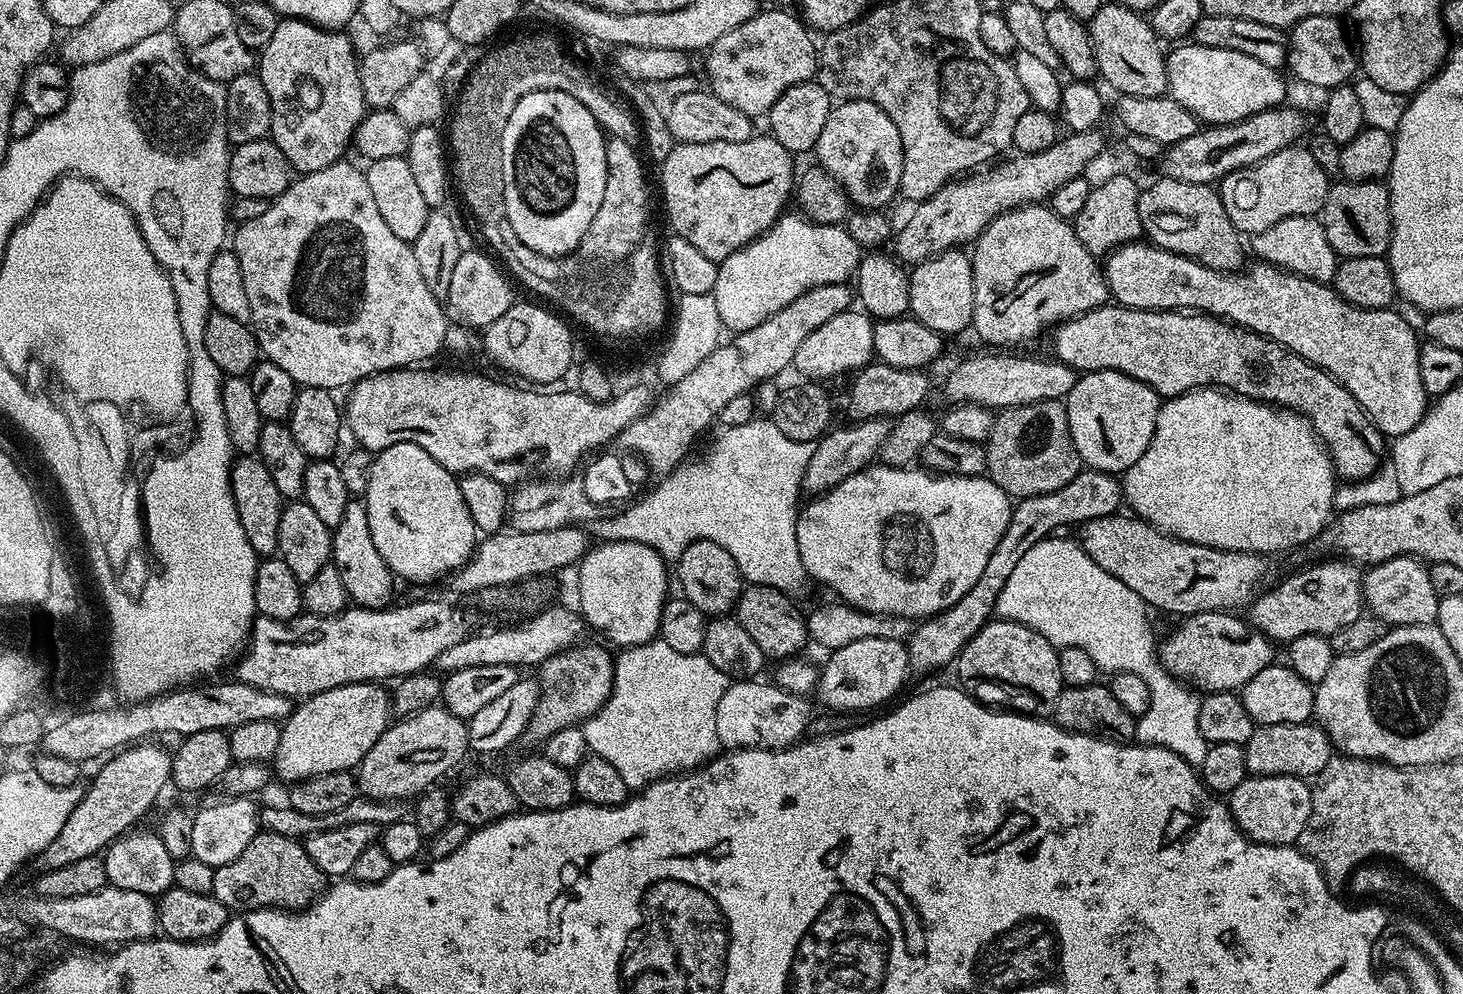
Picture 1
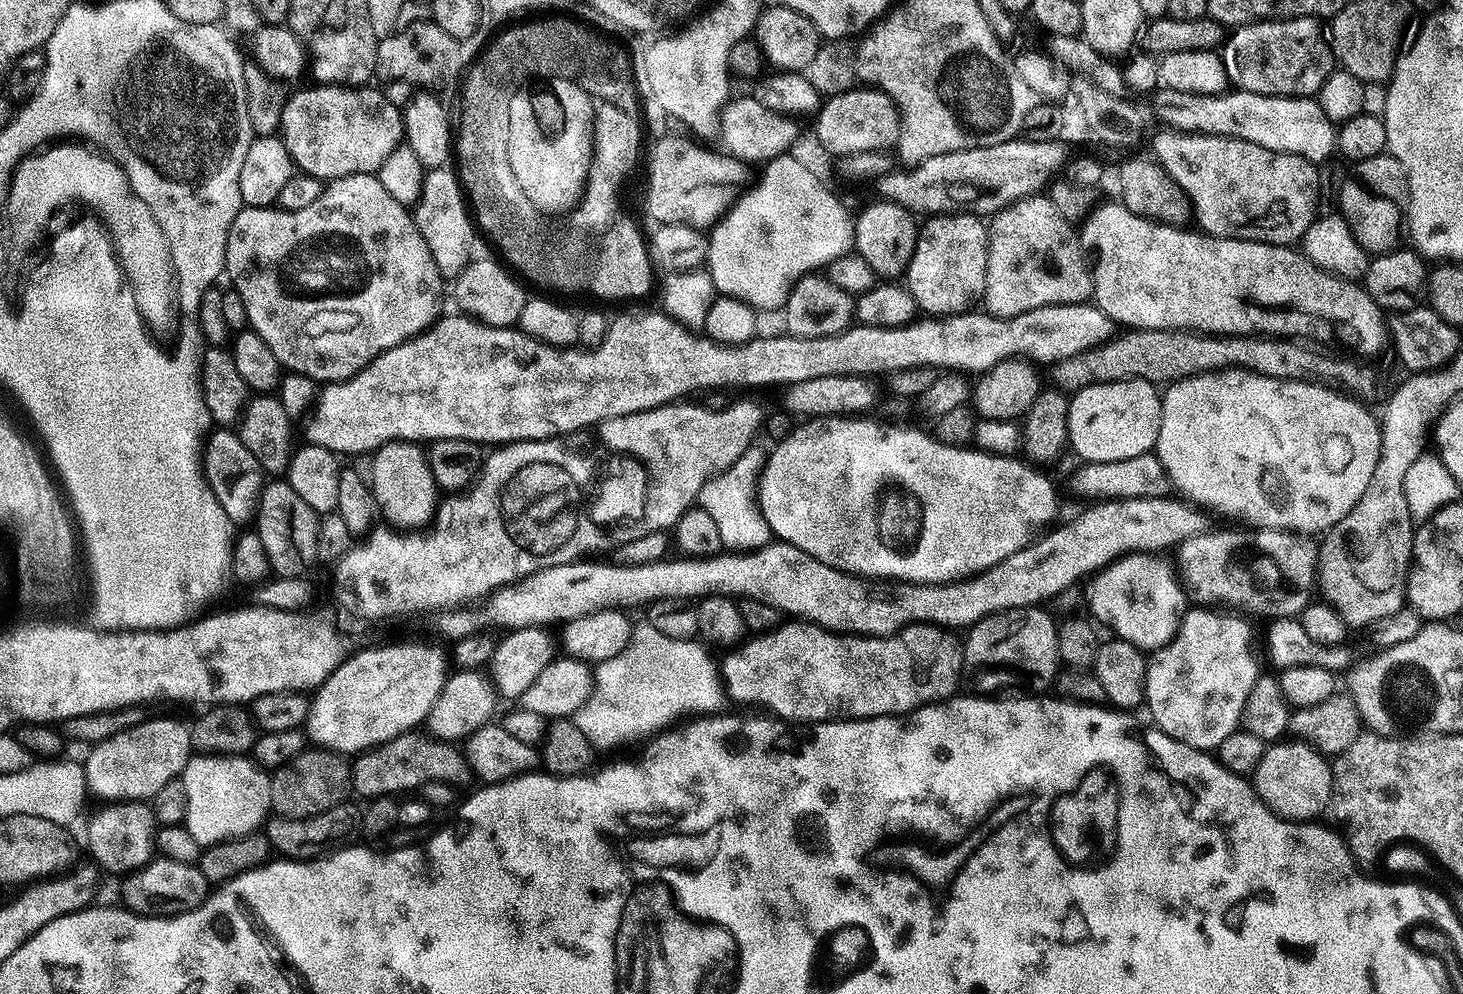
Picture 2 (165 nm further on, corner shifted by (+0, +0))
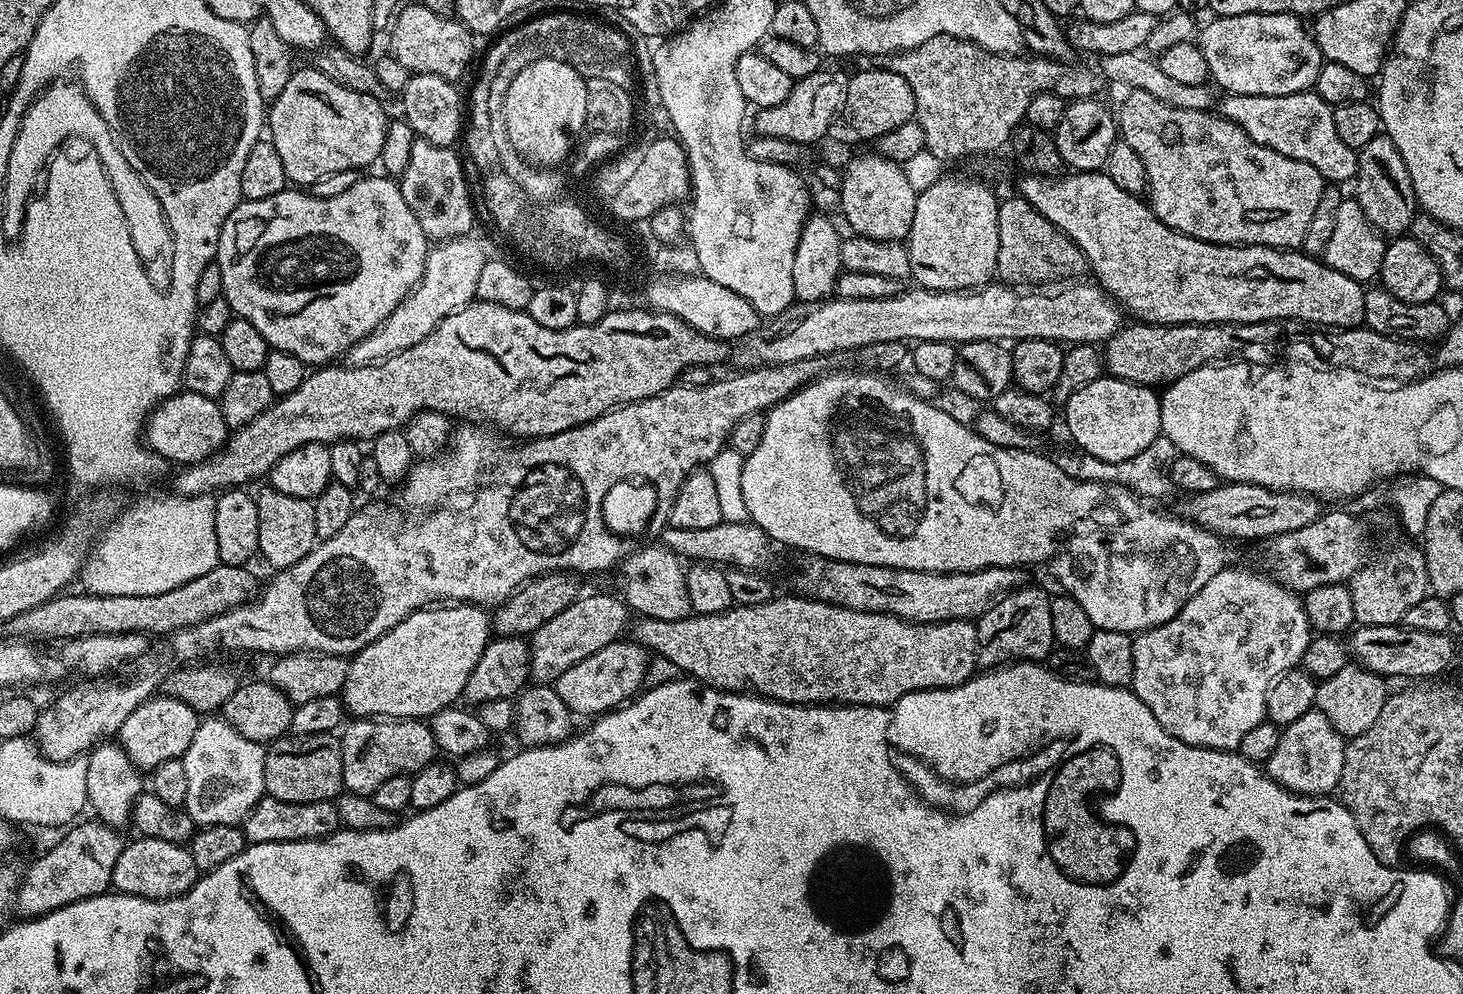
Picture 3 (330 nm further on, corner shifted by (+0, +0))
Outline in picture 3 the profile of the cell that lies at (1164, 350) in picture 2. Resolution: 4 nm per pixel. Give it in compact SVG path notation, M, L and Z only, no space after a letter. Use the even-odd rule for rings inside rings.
M1263 320L1249 324L1145 324L1132 322L1132 325L1122 326L1103 345L1104 371L1109 376L1119 380L1129 380L1135 384L1149 386L1167 386L1173 380L1190 374L1190 370L1198 370L1207 364L1217 362L1243 362L1253 366L1268 366L1276 356L1276 343L1289 332L1292 336L1304 336L1308 332L1308 344L1321 356L1319 359L1325 365L1334 368L1354 370L1367 376L1373 382L1415 382L1427 375L1434 364L1434 356L1423 343L1414 340L1399 340L1396 336L1378 334L1363 326L1358 328L1326 328L1312 326L1298 320Z

